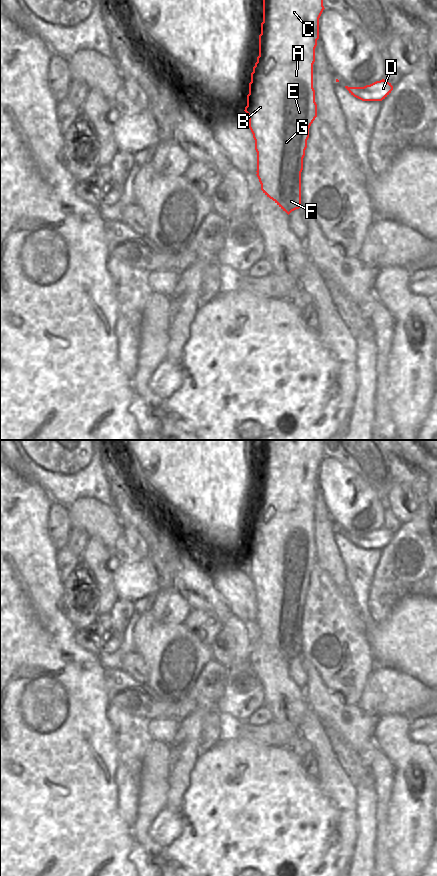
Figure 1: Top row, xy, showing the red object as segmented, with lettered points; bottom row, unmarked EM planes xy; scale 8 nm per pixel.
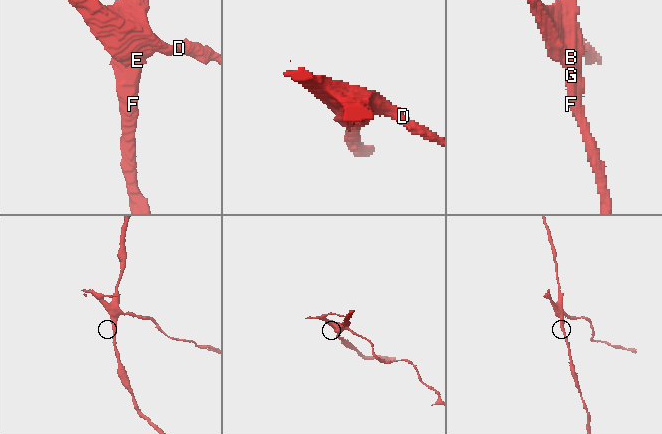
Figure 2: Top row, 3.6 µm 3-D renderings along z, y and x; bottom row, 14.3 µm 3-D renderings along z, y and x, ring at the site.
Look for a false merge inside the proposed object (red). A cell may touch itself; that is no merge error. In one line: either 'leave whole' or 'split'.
split

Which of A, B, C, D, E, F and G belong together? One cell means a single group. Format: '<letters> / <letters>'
A B C E F G / D

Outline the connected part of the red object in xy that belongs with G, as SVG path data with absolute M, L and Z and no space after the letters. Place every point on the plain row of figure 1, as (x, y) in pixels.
M263 440L263 470L261 479L273 484L271 510L264 521L251 521L245 560L255 588L257 625L263 641L288 663L301 655L301 620L309 586L309 576L317 565L313 536L313 512L319 487L319 466L324 458L323 440Z

